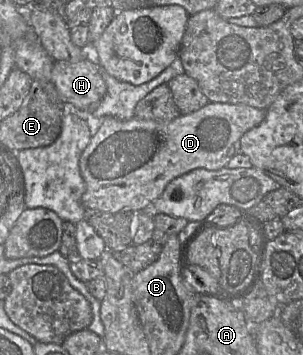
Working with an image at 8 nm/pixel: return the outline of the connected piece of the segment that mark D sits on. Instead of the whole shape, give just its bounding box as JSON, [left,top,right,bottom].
[79,102,266,212]

